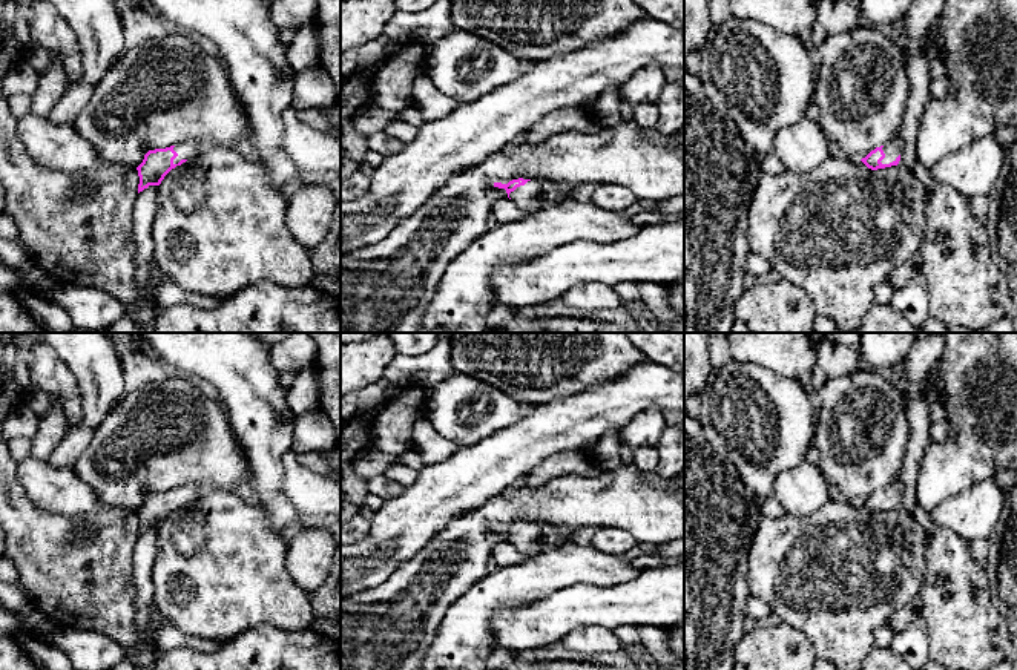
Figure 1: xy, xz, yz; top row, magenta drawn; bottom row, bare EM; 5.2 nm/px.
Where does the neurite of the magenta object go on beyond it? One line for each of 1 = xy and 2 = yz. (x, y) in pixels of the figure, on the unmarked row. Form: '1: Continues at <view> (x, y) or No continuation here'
1: Continues at xy (184, 494)
2: Continues at yz (891, 492)

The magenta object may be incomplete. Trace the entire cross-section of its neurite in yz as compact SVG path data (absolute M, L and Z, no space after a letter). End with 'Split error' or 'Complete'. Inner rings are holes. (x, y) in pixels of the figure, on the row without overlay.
M899 477L885 489L876 491L861 504L871 514L897 509L900 504L902 484Z. Split error

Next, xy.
M187 484L166 492L149 494L137 511L140 520L138 537L149 529L160 529L172 512L186 506L201 492L202 486Z. Split error

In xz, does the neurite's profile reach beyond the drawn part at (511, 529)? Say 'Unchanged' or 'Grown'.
Grown

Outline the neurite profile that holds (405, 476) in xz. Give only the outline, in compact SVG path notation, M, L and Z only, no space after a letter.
M399 458L390 463L383 474L396 480L403 488L413 484L414 480L417 478L417 471L403 465Z

